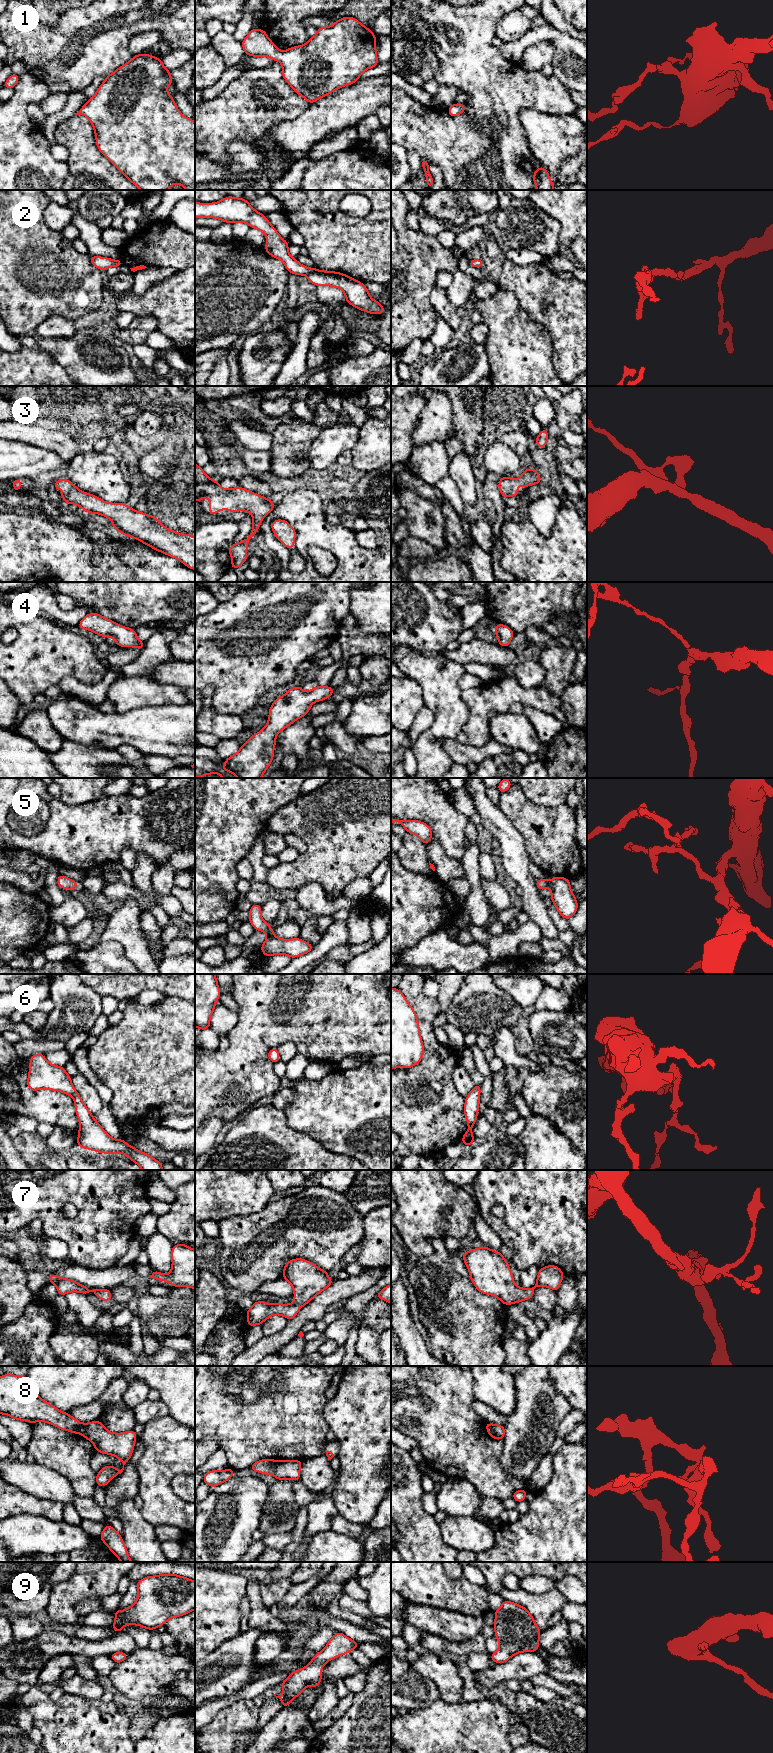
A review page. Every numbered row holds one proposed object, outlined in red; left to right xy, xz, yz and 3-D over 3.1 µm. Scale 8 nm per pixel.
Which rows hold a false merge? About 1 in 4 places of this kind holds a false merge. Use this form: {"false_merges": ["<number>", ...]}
{"false_merges": ["8"]}

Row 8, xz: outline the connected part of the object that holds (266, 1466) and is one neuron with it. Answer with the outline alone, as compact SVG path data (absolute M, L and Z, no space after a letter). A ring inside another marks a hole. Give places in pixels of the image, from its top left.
M262 1459L251 1465L249 1468L255 1472L267 1475L274 1475L277 1467L277 1460Z

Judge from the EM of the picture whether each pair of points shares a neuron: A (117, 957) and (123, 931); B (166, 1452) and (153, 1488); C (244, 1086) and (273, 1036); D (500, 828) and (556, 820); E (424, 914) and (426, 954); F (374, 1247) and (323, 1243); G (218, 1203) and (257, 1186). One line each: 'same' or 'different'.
A: different
B: same
C: same
D: different
E: different
F: different
G: same

